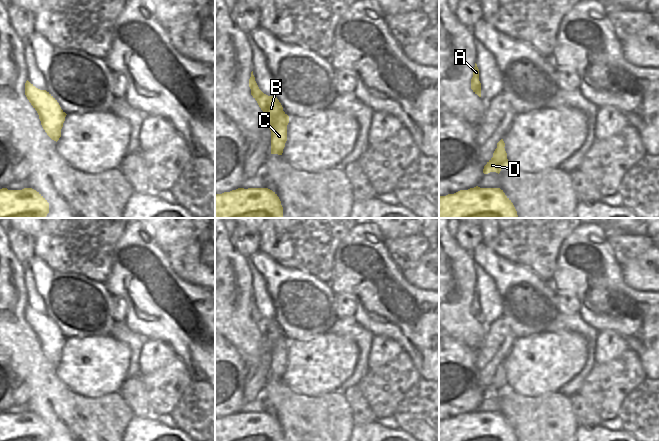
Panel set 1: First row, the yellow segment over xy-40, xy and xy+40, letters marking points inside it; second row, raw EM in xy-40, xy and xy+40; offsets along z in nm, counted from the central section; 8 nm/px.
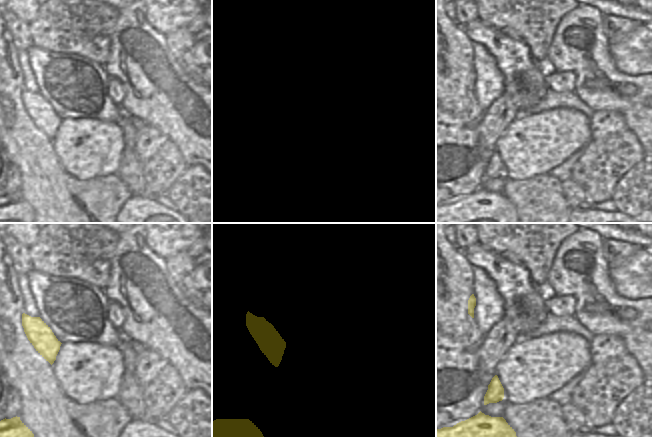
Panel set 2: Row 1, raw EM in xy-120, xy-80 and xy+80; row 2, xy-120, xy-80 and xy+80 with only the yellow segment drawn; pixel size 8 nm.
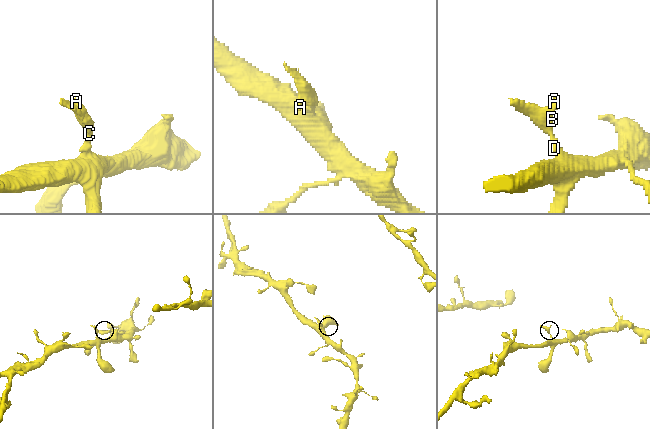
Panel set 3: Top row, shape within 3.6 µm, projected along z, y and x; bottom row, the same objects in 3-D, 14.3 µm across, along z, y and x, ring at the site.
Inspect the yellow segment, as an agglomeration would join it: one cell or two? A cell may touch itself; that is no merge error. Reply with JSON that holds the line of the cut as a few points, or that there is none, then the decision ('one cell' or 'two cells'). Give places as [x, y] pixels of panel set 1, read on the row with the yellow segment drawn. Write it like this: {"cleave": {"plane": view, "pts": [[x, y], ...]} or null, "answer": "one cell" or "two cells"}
{"cleave": {"plane": "xy", "pts": [[271, 147], [277, 147], [282, 150]]}, "answer": "two cells"}

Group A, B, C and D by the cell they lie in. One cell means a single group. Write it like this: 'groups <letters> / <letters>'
groups A B C / D

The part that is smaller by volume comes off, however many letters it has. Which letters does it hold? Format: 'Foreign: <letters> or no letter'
Foreign: A, B, C.

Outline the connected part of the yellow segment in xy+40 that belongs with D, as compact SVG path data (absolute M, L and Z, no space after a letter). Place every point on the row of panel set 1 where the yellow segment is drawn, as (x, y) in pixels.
M501 145L495 149L493 157L484 166L483 173L496 172L499 174L501 169L506 166L509 166L509 161L505 148Z

